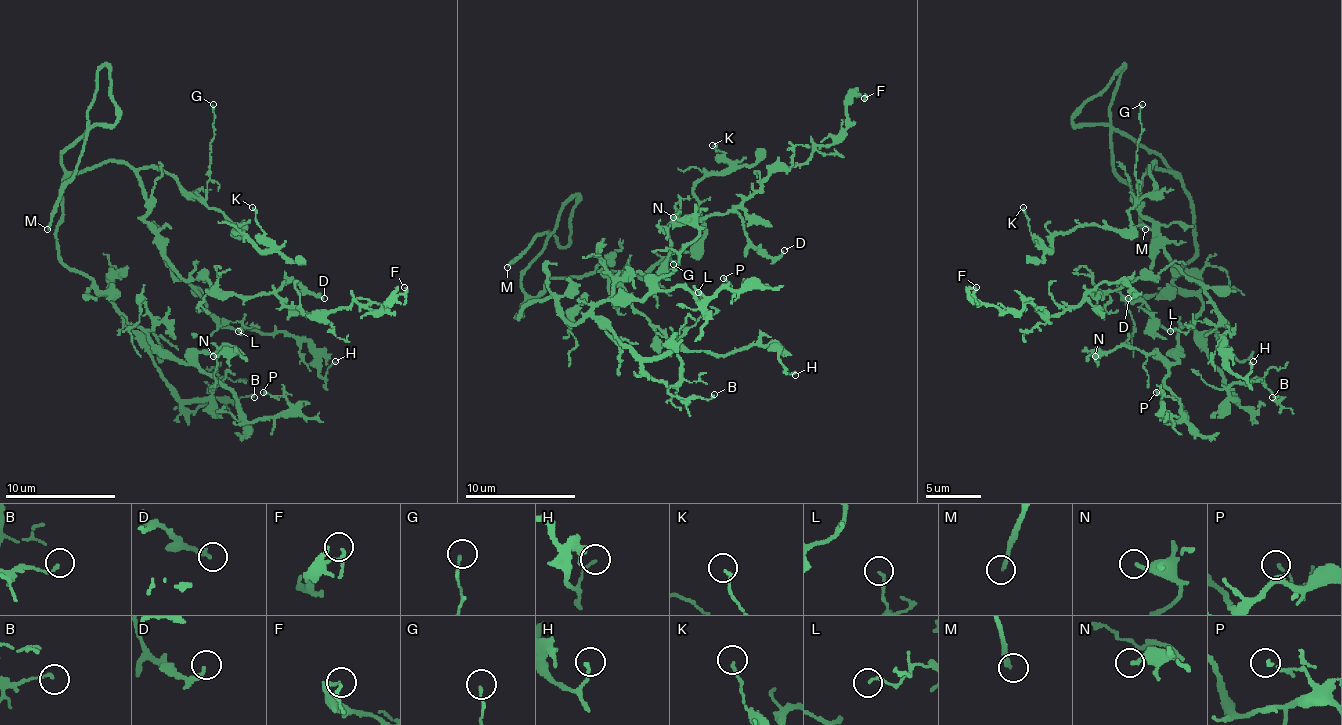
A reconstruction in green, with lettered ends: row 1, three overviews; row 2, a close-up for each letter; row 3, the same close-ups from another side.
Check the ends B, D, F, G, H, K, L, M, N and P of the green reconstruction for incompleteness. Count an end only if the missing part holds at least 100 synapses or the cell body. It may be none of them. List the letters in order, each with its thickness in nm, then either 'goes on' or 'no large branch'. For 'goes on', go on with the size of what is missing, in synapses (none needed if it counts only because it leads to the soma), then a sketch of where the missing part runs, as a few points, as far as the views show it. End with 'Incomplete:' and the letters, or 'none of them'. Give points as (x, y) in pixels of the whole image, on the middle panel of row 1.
B: calibre 130 nm; no large branch
D: calibre 180 nm; no large branch
F: calibre 110 nm; no large branch
G: calibre 120 nm; no large branch
H: calibre 130 nm; no large branch
K: calibre 130 nm; no large branch
L: calibre 140 nm; no large branch
M: calibre 180 nm; goes on; course (507, 267), (532, 247), (571, 250), (596, 278), (626, 297), (634, 333), (626, 339)
N: calibre 200 nm; no large branch
P: calibre 130 nm; no large branch
Incomplete: M

